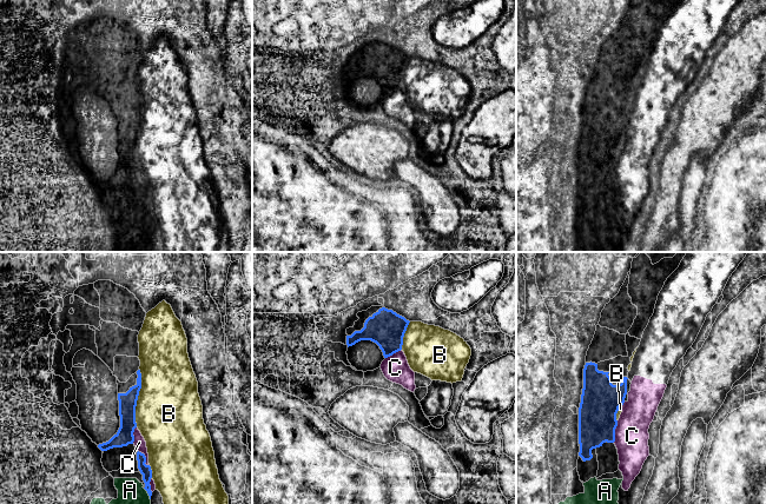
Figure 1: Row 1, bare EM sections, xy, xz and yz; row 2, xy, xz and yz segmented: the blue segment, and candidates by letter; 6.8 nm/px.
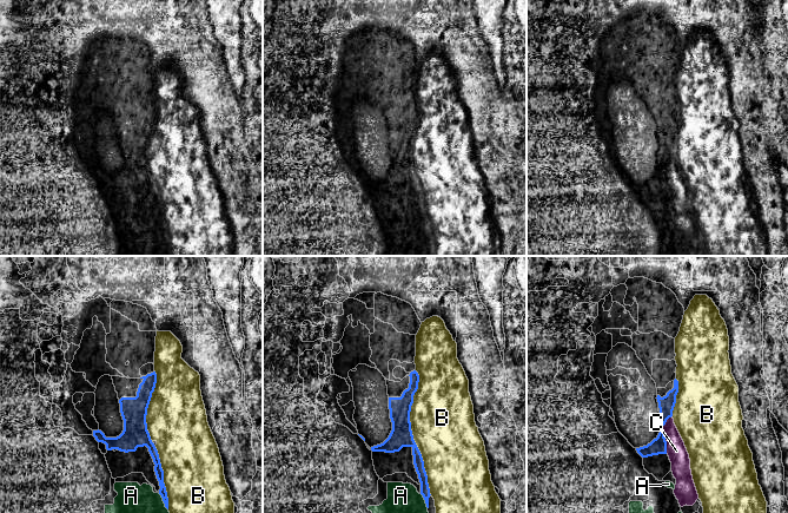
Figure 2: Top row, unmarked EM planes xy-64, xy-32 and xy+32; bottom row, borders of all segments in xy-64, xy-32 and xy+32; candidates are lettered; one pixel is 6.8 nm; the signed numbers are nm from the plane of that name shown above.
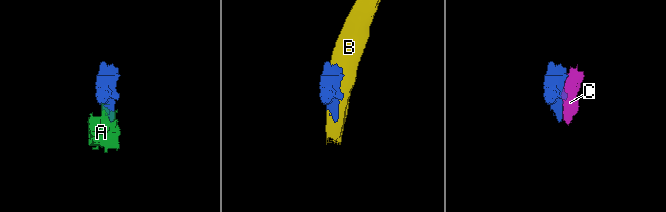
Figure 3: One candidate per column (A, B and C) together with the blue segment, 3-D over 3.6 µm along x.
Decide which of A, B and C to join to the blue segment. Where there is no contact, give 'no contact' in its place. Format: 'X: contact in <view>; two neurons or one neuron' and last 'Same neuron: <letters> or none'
A: contact in xy; one neuron
B: contact in xy; two neurons
C: contact in yz; two neurons
Same neuron: A

